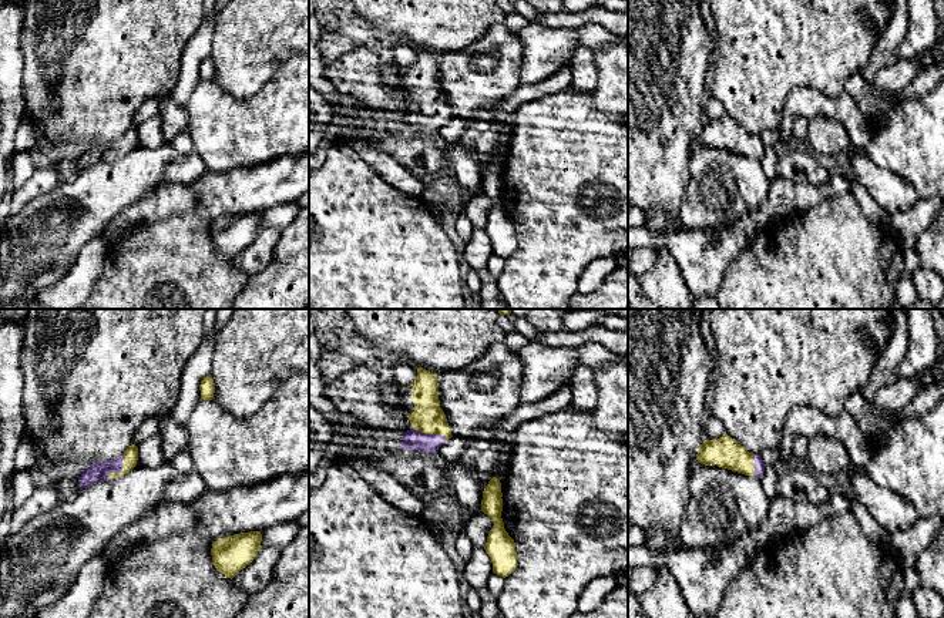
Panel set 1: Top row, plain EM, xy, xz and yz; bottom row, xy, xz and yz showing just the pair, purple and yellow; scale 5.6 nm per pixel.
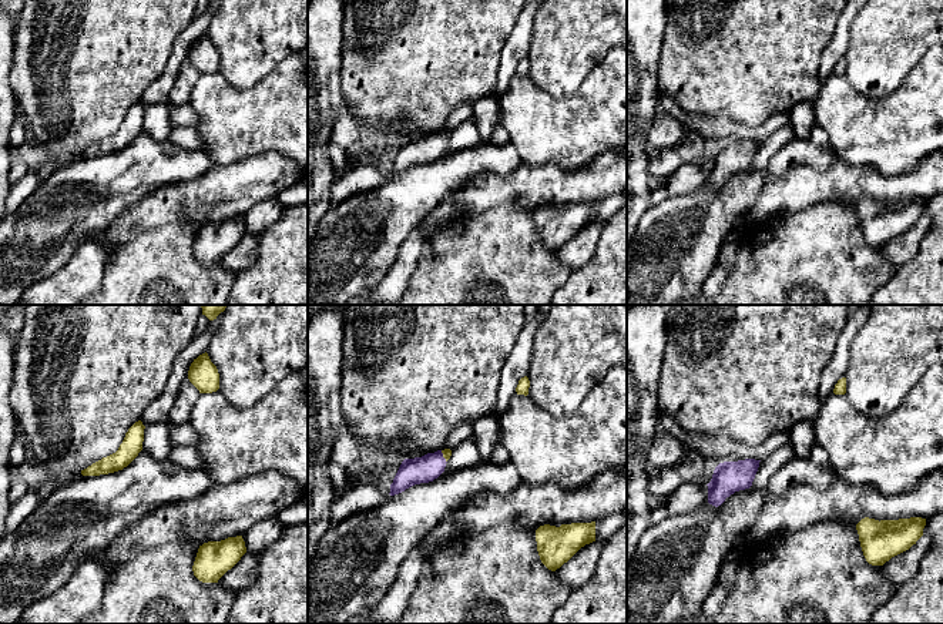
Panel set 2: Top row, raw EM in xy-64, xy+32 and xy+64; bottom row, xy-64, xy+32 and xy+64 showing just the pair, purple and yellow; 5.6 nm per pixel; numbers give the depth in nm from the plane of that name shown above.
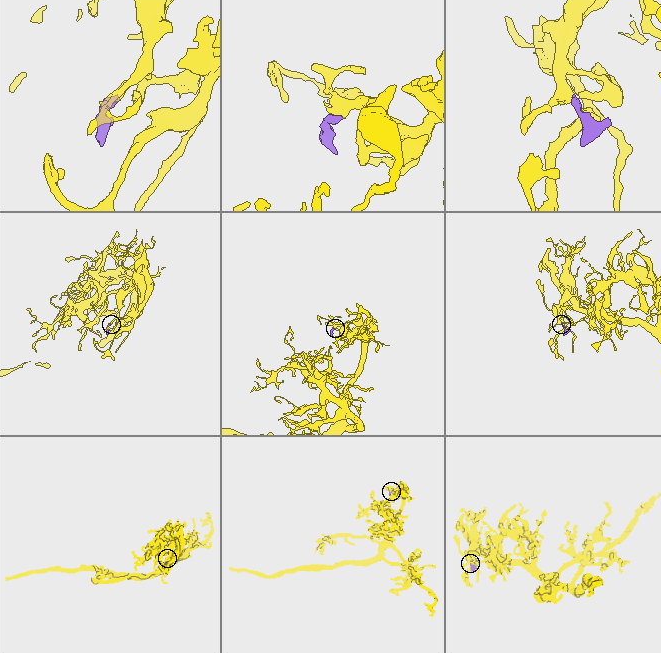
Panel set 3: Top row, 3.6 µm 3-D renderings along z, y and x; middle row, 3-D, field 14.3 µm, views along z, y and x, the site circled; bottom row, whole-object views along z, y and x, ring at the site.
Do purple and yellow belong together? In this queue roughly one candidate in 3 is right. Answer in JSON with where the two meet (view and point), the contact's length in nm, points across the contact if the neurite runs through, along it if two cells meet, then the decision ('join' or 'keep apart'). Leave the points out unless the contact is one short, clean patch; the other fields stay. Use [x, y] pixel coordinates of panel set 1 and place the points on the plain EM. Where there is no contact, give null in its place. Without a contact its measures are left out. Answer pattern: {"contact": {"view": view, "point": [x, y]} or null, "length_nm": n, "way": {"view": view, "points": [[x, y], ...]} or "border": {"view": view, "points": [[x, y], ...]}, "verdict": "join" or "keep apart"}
{"contact": {"view": "xy", "point": [120, 151]}, "length_nm": 170, "way": {"view": "xy", "points": [[97, 153], [120, 151], [131, 134]]}, "verdict": "join"}

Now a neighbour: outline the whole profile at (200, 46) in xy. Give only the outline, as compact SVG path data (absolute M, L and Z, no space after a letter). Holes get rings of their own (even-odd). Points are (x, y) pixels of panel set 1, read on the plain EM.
M212 10L205 14L198 30L182 51L178 80L169 94L169 97L181 107L188 101L192 90L201 81L201 61L212 53L215 17Z

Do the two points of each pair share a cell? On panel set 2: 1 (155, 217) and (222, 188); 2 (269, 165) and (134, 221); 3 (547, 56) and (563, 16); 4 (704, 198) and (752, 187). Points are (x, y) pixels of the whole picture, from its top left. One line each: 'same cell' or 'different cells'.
1: same cell
2: same cell
3: same cell
4: same cell

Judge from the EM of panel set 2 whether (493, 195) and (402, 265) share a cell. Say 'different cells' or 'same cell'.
different cells

